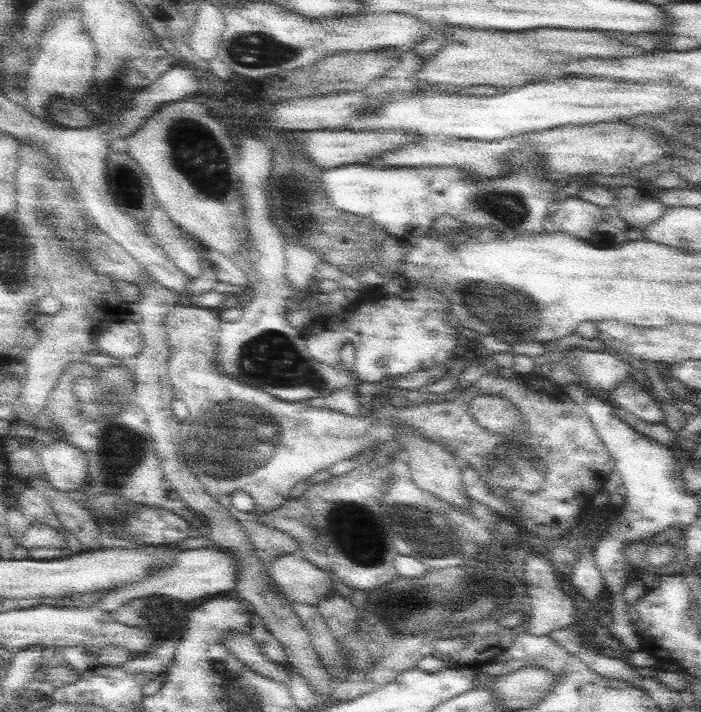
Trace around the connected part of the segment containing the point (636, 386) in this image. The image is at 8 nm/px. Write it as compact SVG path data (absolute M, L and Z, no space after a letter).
M626 378L620 382L616 390L612 390L610 397L617 406L625 408L648 424L663 423L664 414L660 402L652 396L652 391L644 390L642 384L634 378Z

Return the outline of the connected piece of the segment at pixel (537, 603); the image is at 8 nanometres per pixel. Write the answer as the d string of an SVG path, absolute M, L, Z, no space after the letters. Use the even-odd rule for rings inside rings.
M533 553L528 556L524 562L524 577L528 583L529 614L531 616L527 631L532 636L551 635L556 629L566 628L577 619L574 618L574 612L579 611L578 608L574 608L574 599L564 593L562 585L558 582L558 574L543 554Z

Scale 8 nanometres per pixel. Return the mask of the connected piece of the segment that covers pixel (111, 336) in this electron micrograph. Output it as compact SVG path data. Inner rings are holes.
M126 319L110 324L98 336L100 353L113 356L122 361L135 359L144 348L144 337L139 324Z

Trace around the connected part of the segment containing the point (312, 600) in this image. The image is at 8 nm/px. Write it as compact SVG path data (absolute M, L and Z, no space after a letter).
M292 553L276 556L271 561L270 567L275 584L287 596L289 601L318 606L318 601L332 591L330 574L318 568L316 564L313 564L305 557L296 558Z

